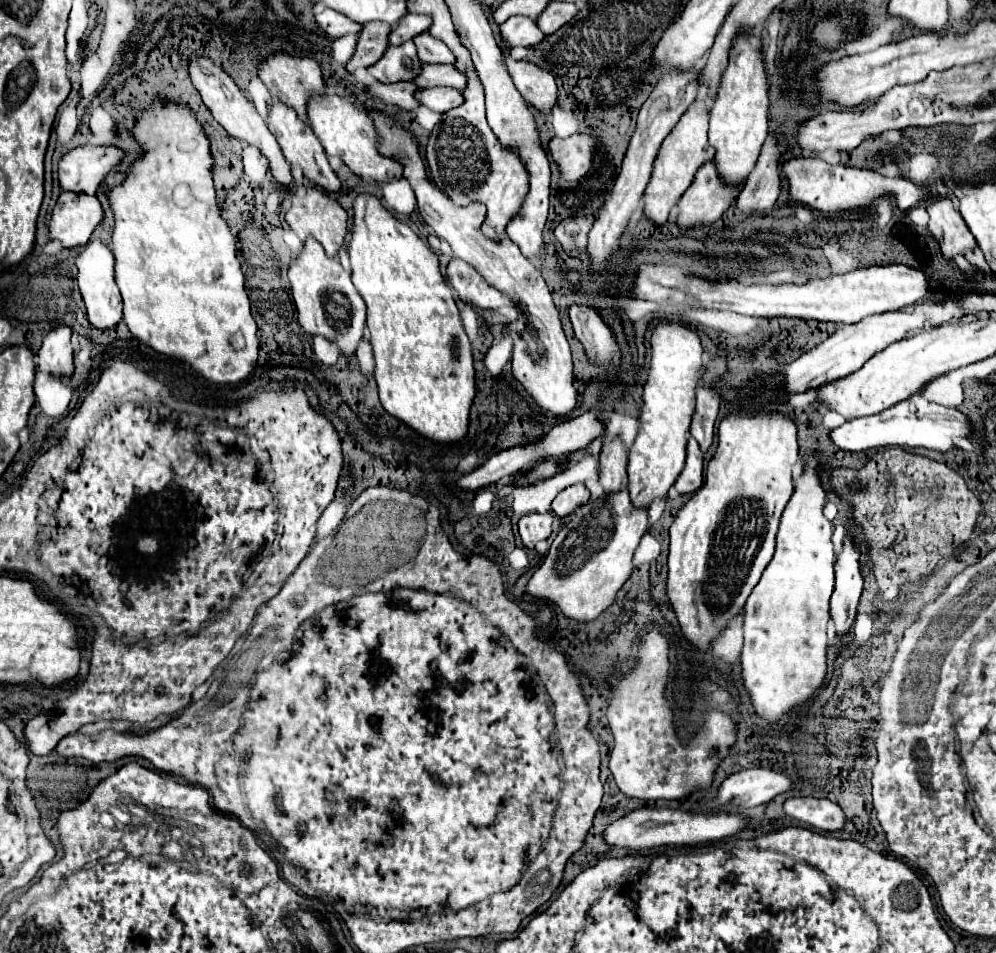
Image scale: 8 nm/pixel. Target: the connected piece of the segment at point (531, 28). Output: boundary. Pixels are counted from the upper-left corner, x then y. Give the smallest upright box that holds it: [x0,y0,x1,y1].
[500,16,546,46]

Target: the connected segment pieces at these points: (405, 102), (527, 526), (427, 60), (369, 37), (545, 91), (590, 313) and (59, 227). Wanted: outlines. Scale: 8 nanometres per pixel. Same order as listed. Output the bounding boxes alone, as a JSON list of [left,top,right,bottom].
[[368,82,420,110],[518,514,554,548],[414,32,456,64],[346,22,394,72],[502,46,556,114],[570,306,620,364],[48,192,104,248]]

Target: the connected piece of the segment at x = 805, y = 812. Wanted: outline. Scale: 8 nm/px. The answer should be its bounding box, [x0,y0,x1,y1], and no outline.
[784,798,846,832]

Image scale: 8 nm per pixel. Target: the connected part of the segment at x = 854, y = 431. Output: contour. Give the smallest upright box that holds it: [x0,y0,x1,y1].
[832,394,972,452]

